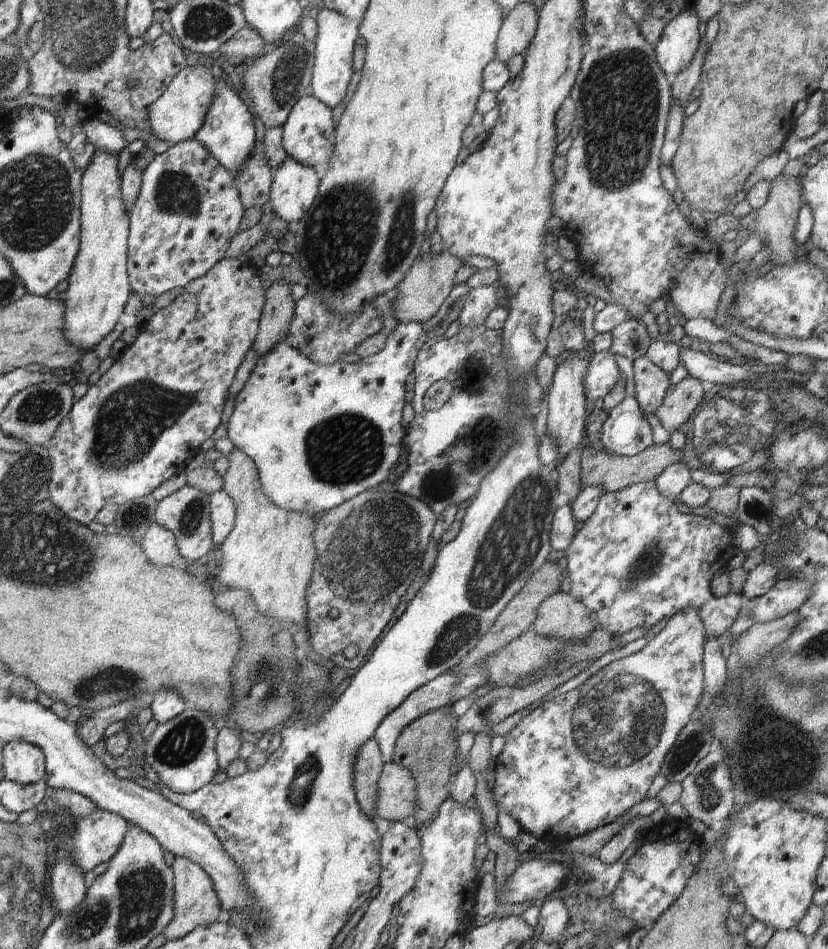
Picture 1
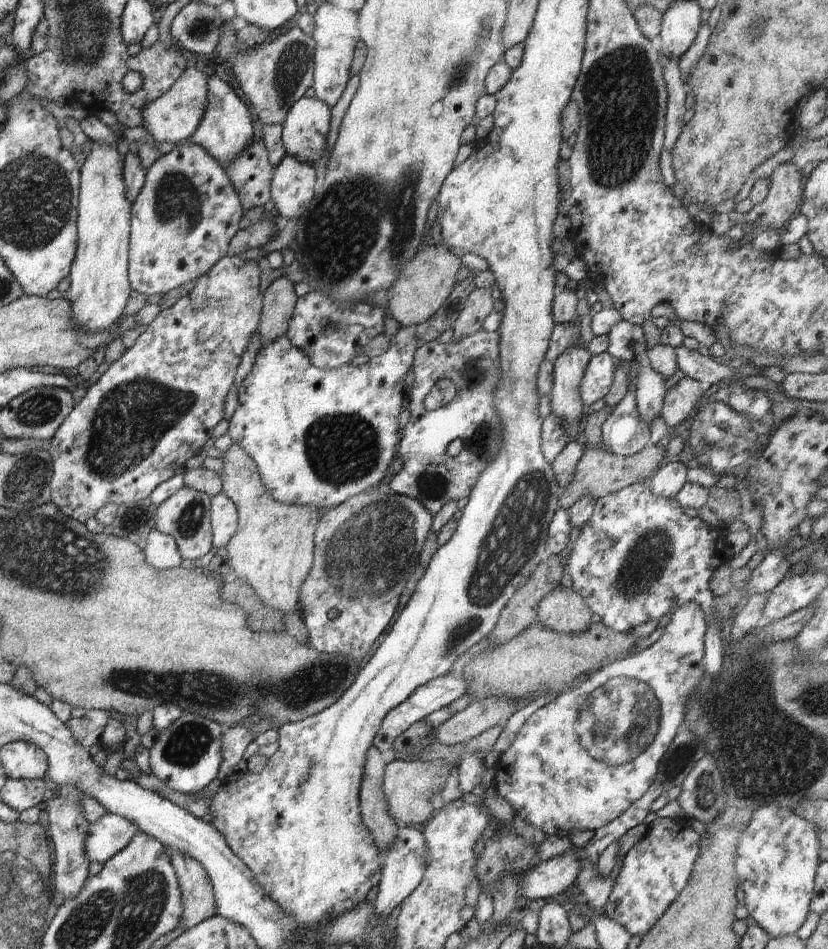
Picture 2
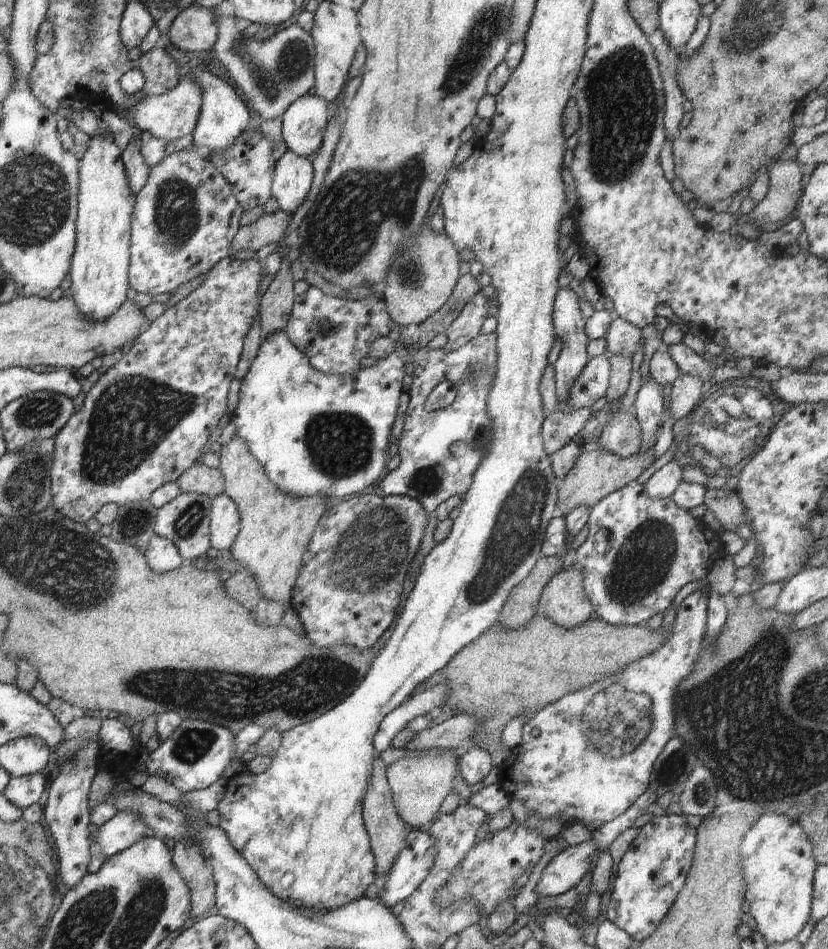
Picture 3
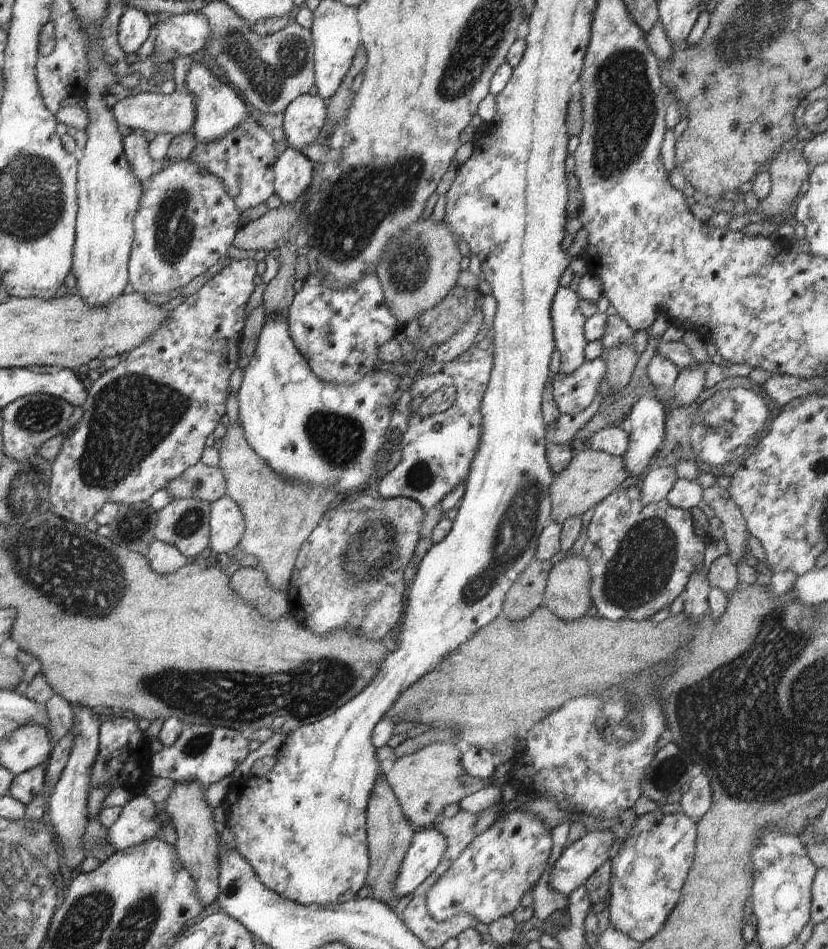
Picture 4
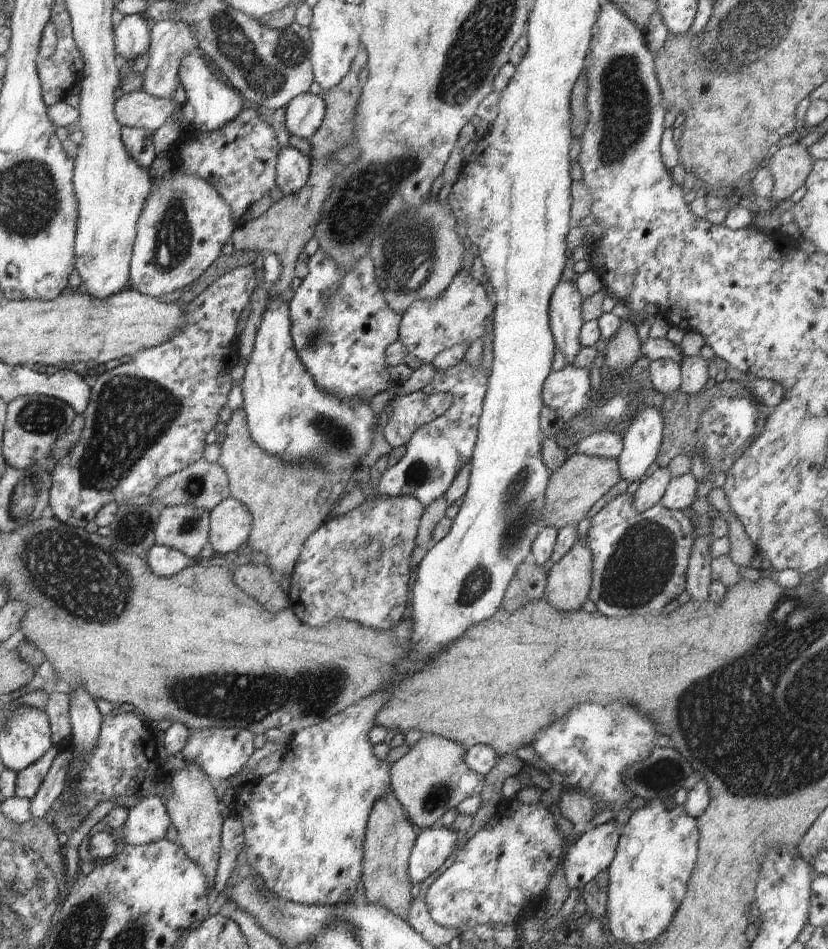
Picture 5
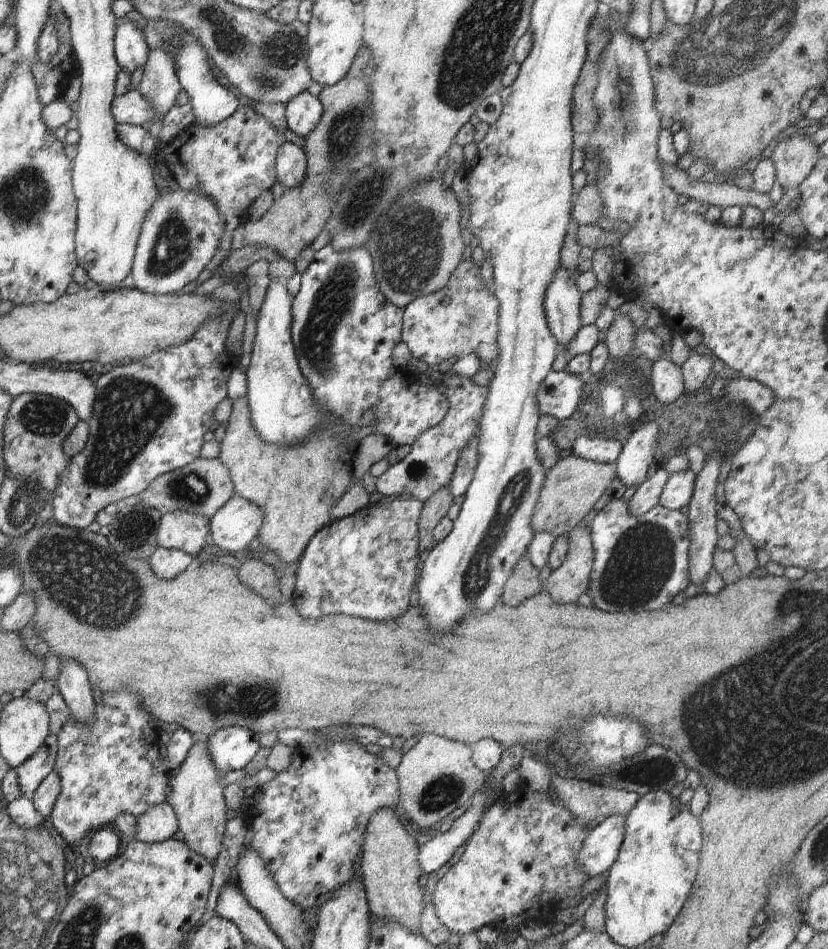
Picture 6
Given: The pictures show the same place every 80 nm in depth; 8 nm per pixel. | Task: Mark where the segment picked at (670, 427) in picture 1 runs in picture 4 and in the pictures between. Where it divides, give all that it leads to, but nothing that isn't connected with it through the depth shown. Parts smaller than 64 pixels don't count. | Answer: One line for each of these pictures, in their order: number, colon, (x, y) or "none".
2: (679, 401)
3: (686, 390)
4: (690, 383)

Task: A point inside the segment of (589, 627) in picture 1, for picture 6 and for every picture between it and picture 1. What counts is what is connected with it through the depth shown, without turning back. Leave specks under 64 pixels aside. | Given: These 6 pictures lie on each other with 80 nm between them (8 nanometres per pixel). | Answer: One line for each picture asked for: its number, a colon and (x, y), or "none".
2: (563, 609)
3: (564, 600)
4: (567, 595)
5: (568, 585)
6: (566, 584)

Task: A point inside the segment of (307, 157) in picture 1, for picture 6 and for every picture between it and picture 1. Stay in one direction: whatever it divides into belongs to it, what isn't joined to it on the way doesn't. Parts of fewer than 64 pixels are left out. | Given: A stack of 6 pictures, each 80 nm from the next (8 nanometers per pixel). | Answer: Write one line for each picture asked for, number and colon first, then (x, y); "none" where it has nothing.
2: (304, 133)
3: (304, 122)
4: (303, 121)
5: (304, 114)
6: (302, 113)

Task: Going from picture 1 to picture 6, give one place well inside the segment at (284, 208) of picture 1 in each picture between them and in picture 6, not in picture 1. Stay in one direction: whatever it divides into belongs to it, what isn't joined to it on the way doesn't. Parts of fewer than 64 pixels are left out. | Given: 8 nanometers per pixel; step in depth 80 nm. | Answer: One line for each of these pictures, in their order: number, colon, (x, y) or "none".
2: (292, 184)
3: (292, 177)
4: (293, 170)
5: (293, 168)
6: (291, 161)

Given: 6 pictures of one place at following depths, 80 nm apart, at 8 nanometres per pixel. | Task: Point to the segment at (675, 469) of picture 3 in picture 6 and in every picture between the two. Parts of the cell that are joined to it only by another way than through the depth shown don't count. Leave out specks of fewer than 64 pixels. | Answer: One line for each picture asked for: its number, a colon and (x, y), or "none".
4: (655, 487)
5: (653, 486)
6: (646, 497)

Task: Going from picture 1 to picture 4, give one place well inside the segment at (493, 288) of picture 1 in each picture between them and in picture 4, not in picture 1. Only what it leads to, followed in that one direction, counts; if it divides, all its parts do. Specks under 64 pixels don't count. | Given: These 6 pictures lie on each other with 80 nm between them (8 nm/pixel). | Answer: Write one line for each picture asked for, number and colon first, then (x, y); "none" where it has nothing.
2: (479, 304)
3: (467, 326)
4: (460, 342)

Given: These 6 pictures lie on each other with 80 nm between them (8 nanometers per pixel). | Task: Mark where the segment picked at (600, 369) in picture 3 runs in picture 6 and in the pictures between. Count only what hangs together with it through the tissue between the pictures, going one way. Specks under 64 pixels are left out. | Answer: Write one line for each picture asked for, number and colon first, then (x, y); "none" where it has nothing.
4: (573, 393)
5: (567, 391)
6: (559, 394)

